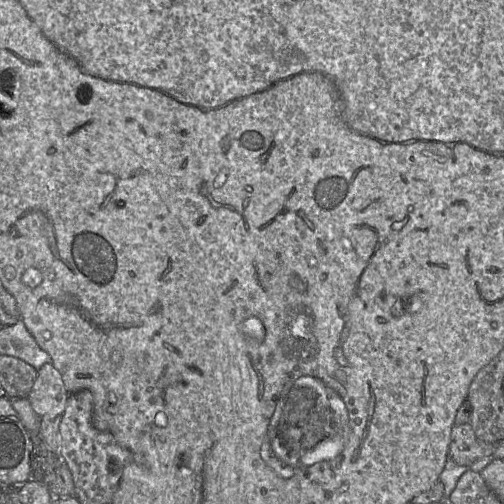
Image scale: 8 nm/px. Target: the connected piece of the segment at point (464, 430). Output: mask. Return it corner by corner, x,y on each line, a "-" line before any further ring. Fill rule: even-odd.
468,424
454,425
450,435
449,458
469,467
480,458
492,456
495,444
479,439

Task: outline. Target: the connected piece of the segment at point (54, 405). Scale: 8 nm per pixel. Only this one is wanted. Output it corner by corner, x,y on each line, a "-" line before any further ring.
47,363
37,370
37,378
27,398
41,420
53,420
63,414
69,394
58,370

